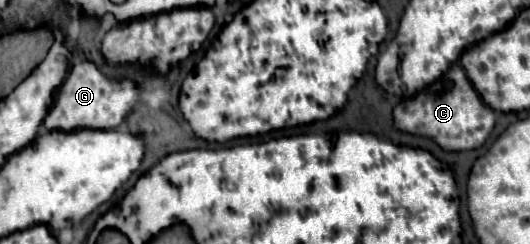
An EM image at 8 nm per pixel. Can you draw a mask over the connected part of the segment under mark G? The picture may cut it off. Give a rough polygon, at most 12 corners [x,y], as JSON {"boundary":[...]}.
{"boundary":[[79,62],[57,88],[47,130],[113,130],[137,100]]}

